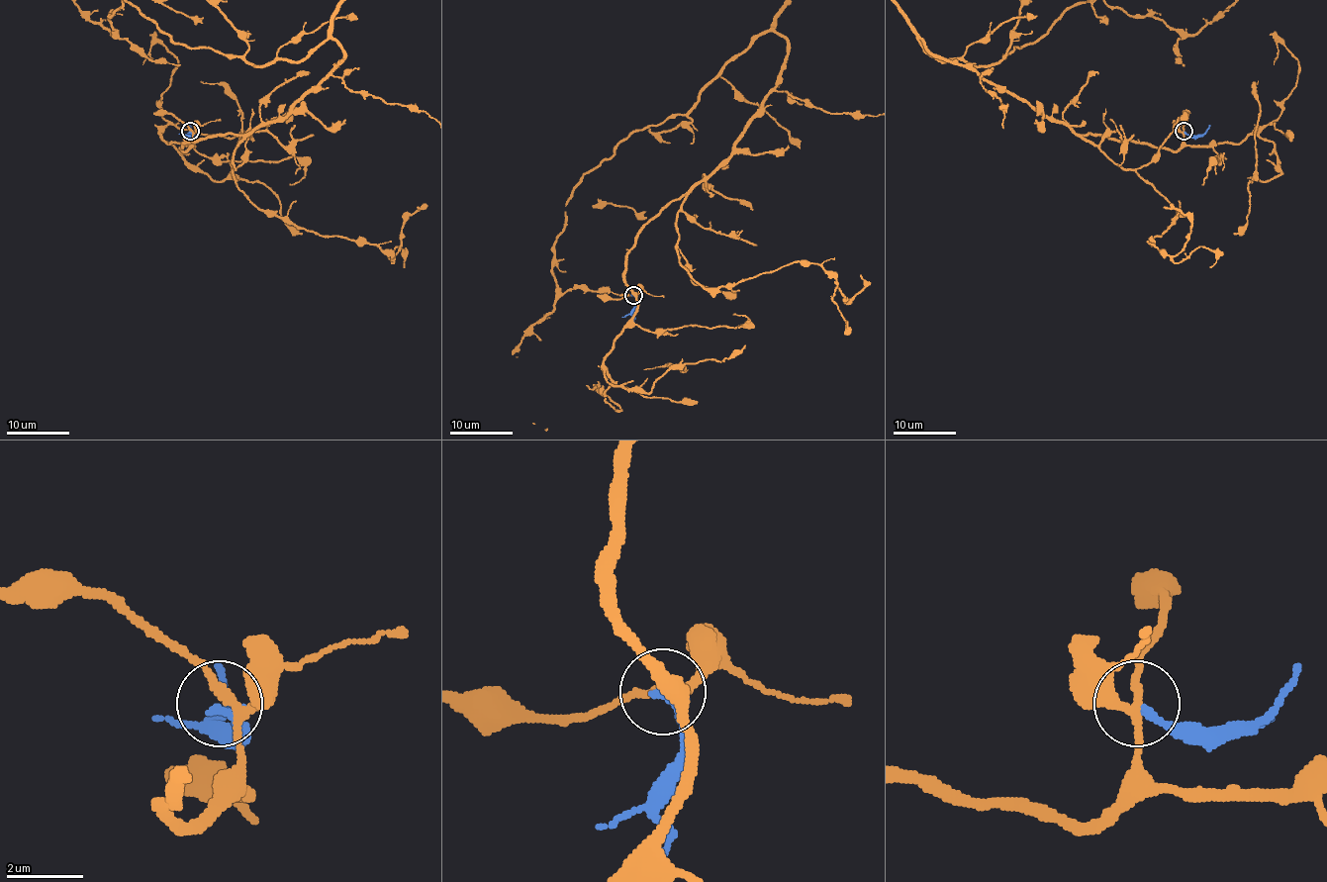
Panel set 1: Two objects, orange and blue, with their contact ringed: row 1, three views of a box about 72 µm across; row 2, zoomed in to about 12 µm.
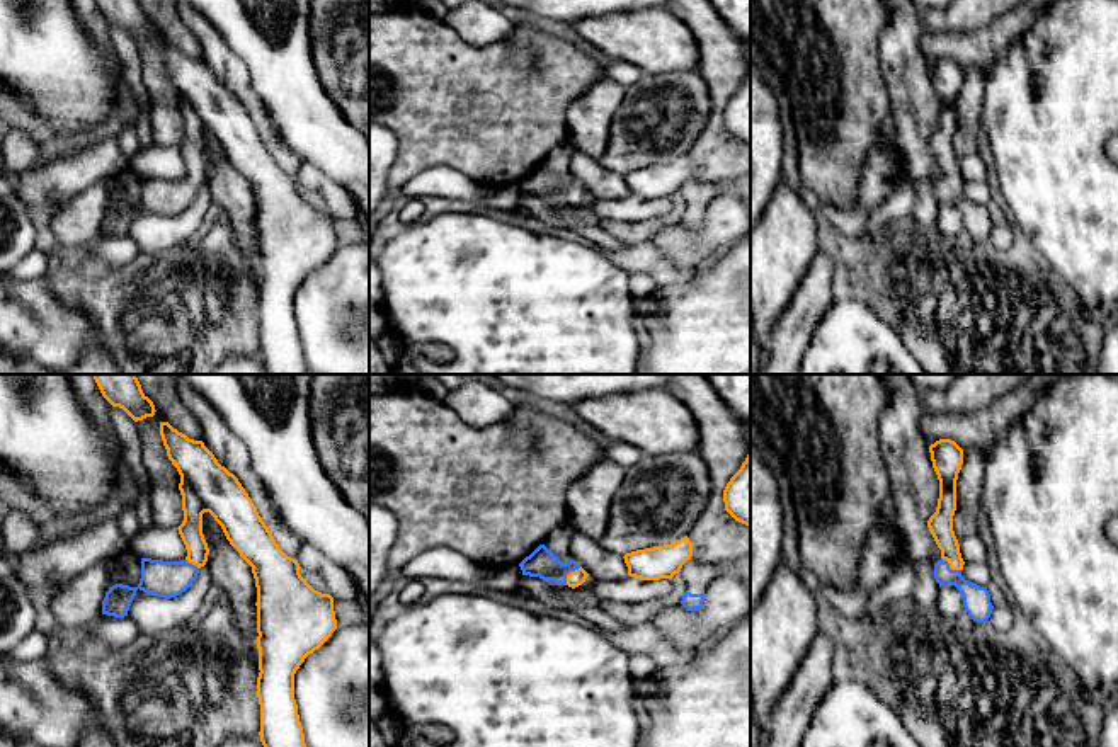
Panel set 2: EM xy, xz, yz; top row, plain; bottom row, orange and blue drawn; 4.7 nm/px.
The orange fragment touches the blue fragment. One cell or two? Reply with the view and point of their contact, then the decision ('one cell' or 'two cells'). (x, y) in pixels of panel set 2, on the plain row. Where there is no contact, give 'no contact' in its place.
contact xz (569, 193); one cell

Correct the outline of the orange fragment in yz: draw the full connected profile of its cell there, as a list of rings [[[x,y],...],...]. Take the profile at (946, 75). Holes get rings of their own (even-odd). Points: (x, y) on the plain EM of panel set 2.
[[[939,58],[929,65],[933,87],[939,99],[939,117],[936,131],[929,136],[927,146],[941,168],[934,182],[934,197],[941,204],[955,204],[963,216],[963,226],[977,242],[987,242],[992,233],[992,221],[987,206],[963,197],[963,177],[953,150],[956,129],[956,99],[963,83],[963,68],[951,58]]]

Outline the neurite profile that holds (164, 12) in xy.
[[[140,0],[145,15],[163,31],[167,41],[182,53],[201,53],[201,43],[182,22],[177,0]]]

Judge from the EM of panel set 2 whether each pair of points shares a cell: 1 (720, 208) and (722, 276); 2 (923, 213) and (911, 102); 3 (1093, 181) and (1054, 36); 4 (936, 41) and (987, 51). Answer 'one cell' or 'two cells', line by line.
1: two cells
2: one cell
3: one cell
4: one cell

